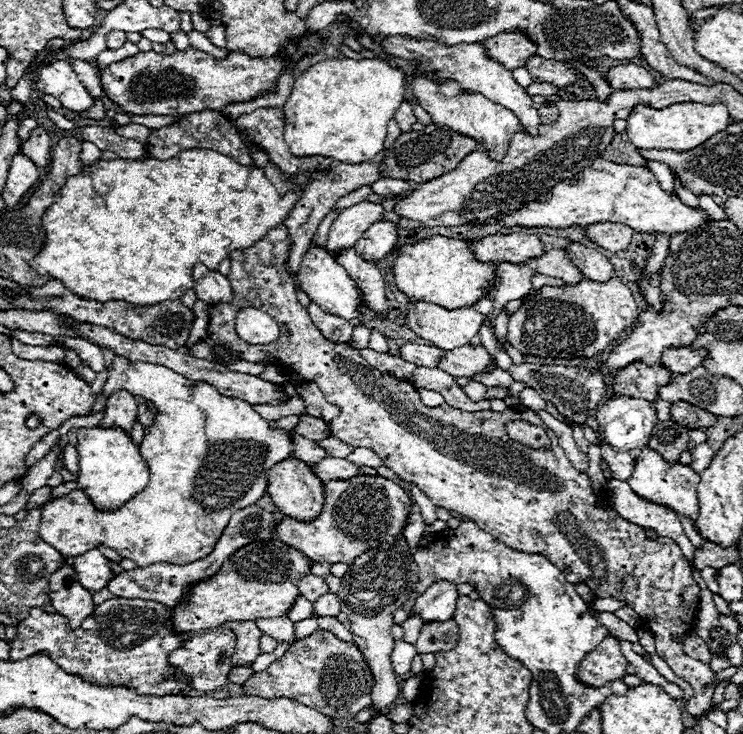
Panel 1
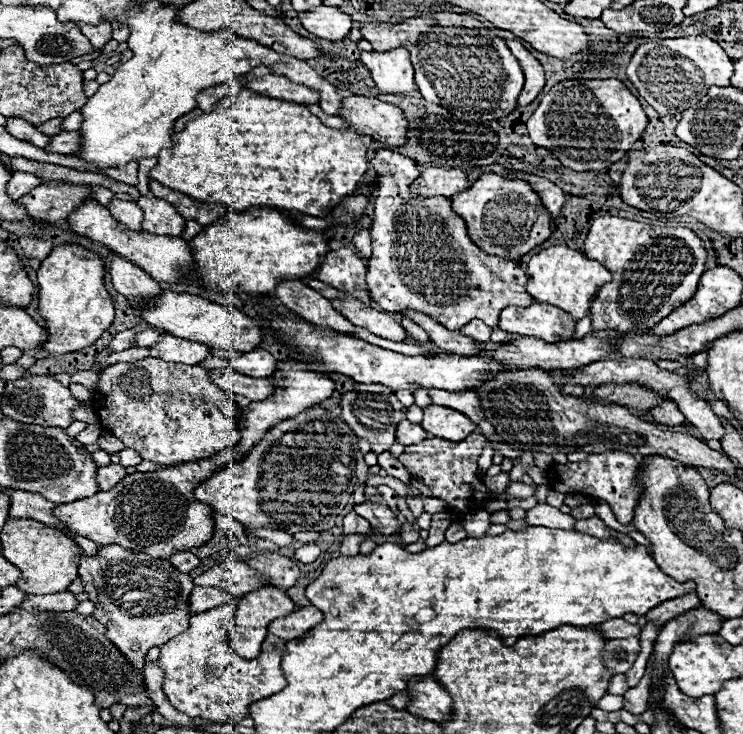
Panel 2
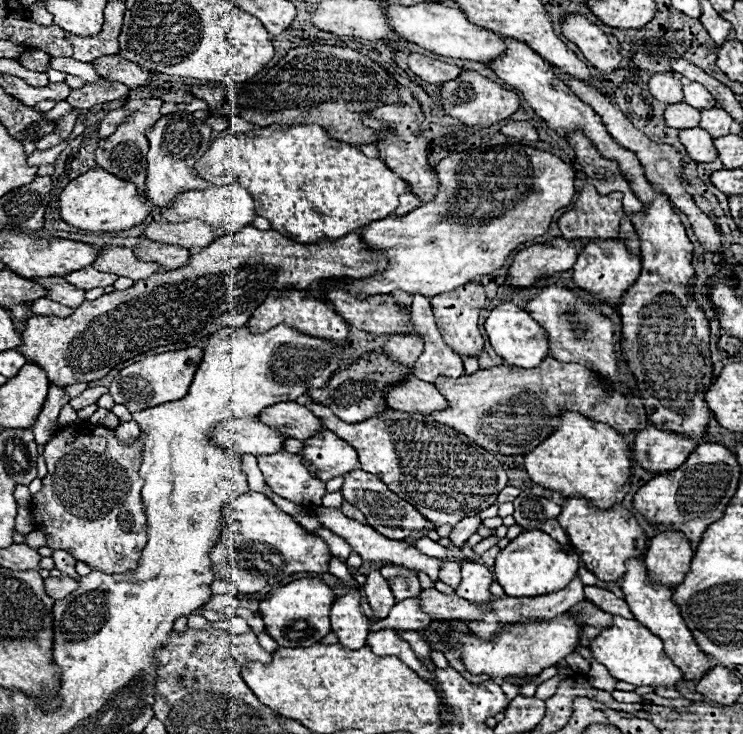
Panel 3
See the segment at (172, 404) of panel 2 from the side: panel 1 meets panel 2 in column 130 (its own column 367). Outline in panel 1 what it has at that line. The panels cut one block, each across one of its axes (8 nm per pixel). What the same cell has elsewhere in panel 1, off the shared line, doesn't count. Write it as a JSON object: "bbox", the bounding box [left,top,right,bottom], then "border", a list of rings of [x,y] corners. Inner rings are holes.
{"bbox":[208,224,716,718],"border":[[[284,224],[270,230],[262,240],[258,240],[252,248],[234,250],[230,254],[230,284],[234,290],[234,300],[230,304],[216,304],[210,308],[210,322],[208,322],[208,338],[212,342],[224,344],[230,352],[238,354],[240,360],[264,364],[264,366],[280,366],[296,372],[304,382],[314,382],[324,398],[330,404],[336,404],[340,408],[340,416],[336,416],[328,428],[330,436],[342,440],[344,444],[352,448],[370,448],[376,452],[378,458],[384,460],[384,466],[396,472],[398,478],[418,486],[436,506],[452,510],[462,514],[468,520],[474,520],[482,530],[504,542],[506,546],[512,546],[514,550],[522,552],[538,552],[548,556],[558,570],[566,574],[566,578],[572,584],[586,582],[592,592],[598,598],[622,598],[626,604],[640,614],[644,624],[650,626],[656,640],[656,652],[662,660],[668,662],[668,666],[678,674],[682,680],[690,682],[694,688],[694,696],[688,698],[682,708],[698,718],[712,706],[712,696],[716,690],[716,674],[710,670],[708,664],[694,660],[684,654],[682,642],[686,638],[686,632],[694,624],[694,616],[700,602],[700,588],[696,586],[692,578],[692,568],[686,556],[682,554],[680,546],[670,538],[660,540],[648,540],[636,524],[620,518],[610,504],[596,504],[596,498],[590,488],[590,480],[586,474],[580,474],[572,468],[568,462],[564,450],[558,444],[558,438],[552,430],[548,430],[552,438],[552,450],[532,450],[522,444],[516,444],[508,438],[504,424],[508,420],[530,420],[530,424],[544,426],[538,414],[534,410],[514,410],[508,408],[506,412],[492,412],[492,410],[480,410],[480,412],[464,412],[458,408],[452,408],[448,404],[428,408],[420,402],[418,390],[408,384],[400,382],[398,378],[376,370],[370,366],[356,348],[350,344],[336,344],[326,340],[320,330],[312,324],[308,312],[304,306],[298,304],[296,298],[296,278],[286,272],[286,258],[288,258],[288,232]],[[252,306],[262,312],[268,312],[276,324],[280,326],[282,334],[276,342],[268,346],[254,346],[238,338],[234,330],[234,318],[238,310]]]}

